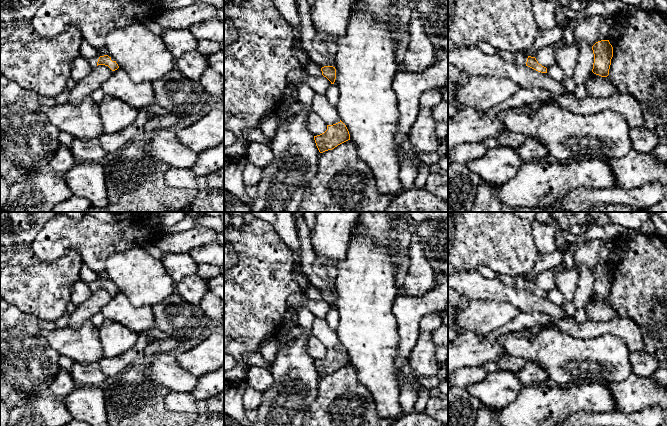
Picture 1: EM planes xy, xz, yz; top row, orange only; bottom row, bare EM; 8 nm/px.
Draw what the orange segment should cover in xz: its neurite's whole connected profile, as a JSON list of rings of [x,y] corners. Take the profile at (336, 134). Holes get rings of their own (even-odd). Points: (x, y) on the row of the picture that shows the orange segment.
[[[340,120],[333,125],[327,125],[327,130],[314,136],[316,146],[320,153],[332,150],[338,145],[350,140],[350,134],[346,125]]]

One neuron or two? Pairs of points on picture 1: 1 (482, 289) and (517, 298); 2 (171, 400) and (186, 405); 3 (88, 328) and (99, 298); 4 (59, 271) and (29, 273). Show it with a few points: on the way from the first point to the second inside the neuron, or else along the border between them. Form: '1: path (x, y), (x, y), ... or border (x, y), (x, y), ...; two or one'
1: path (491, 289), (508, 294); one
2: path (175, 401), (182, 402); one
3: border (90, 319), (87, 319), (76, 328), (68, 326); two
4: path (52, 273), (36, 273); one

